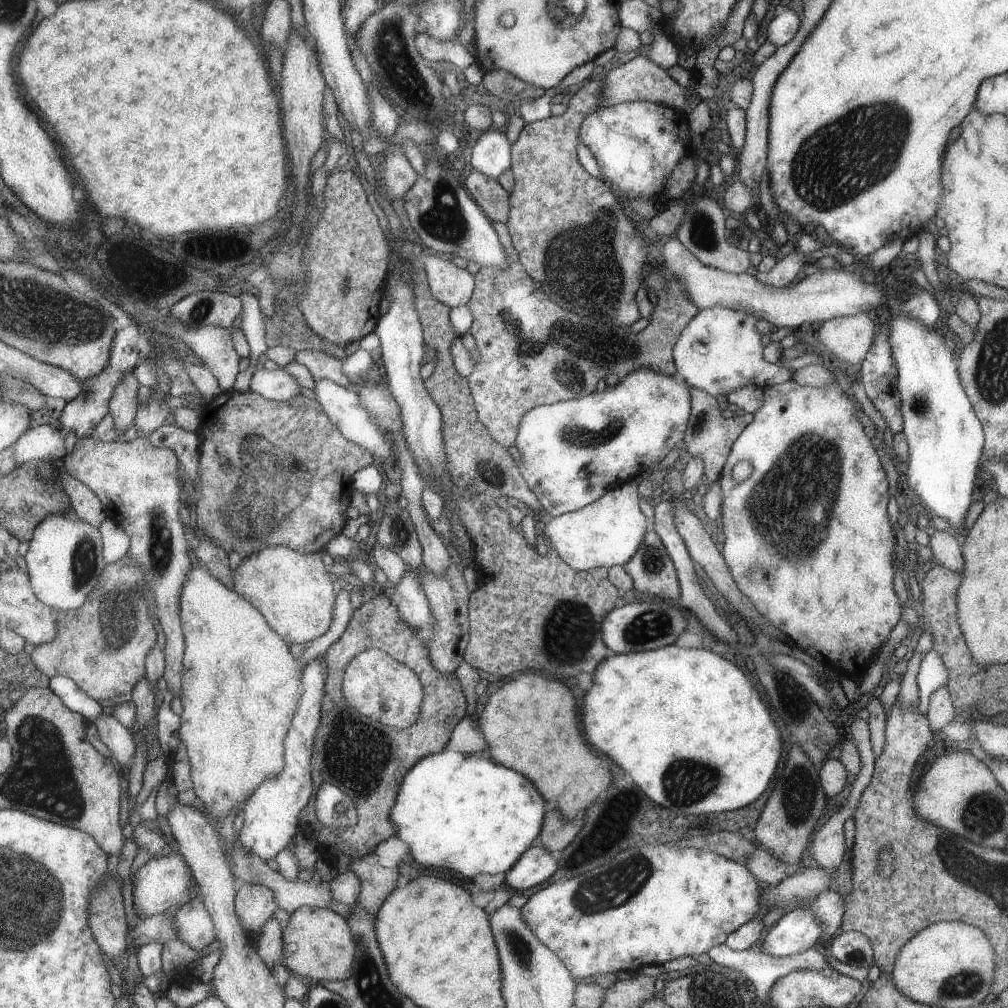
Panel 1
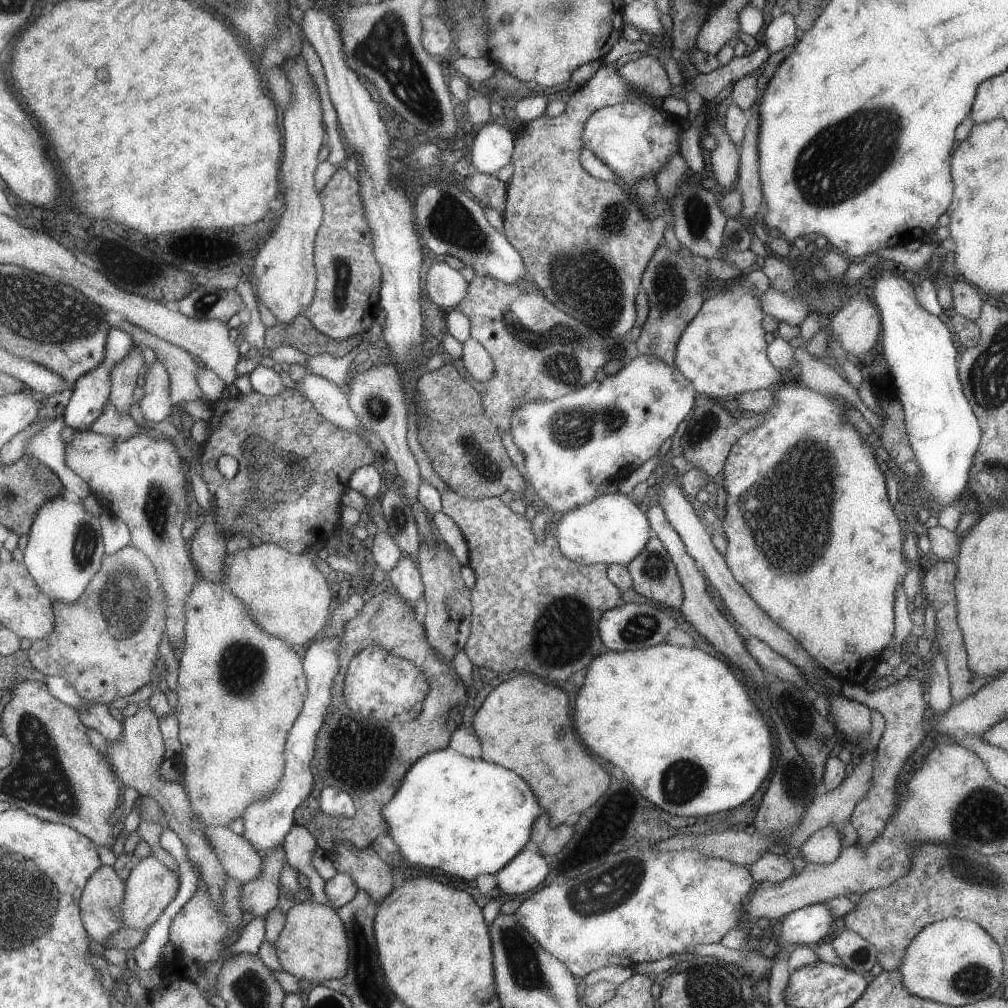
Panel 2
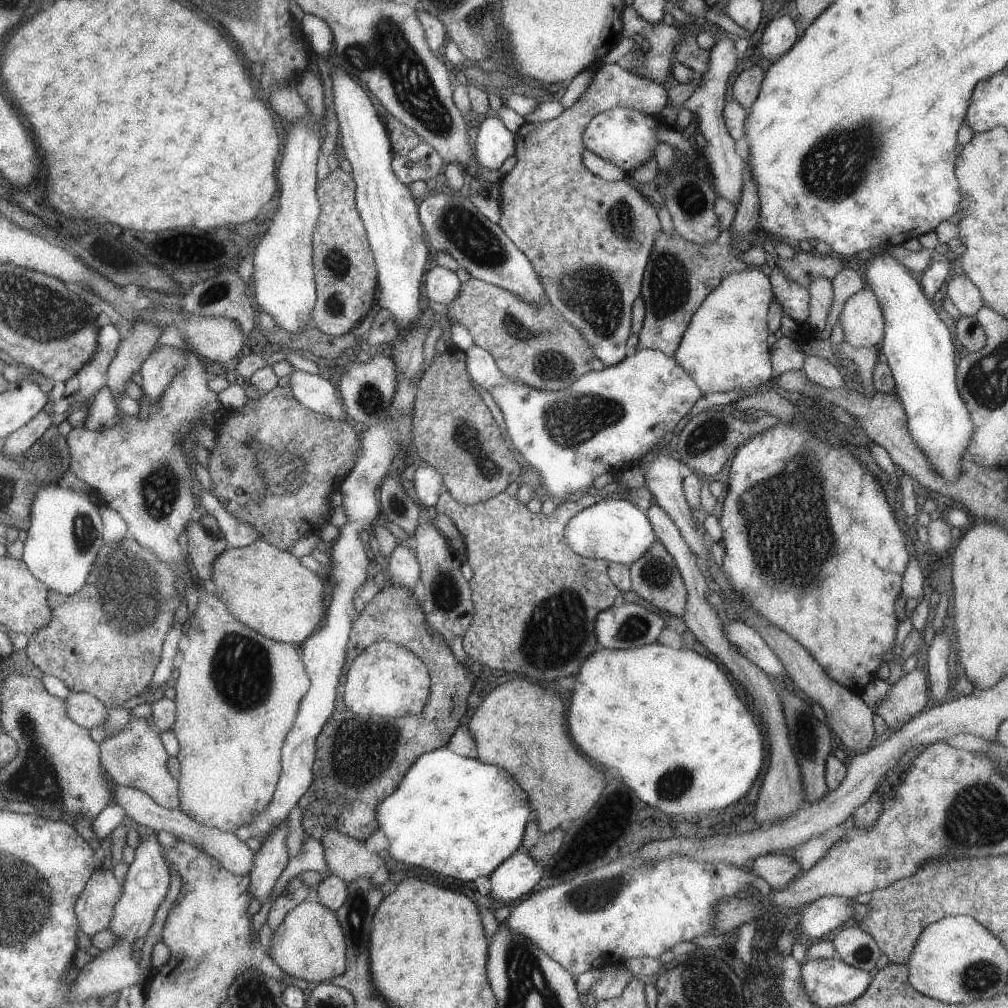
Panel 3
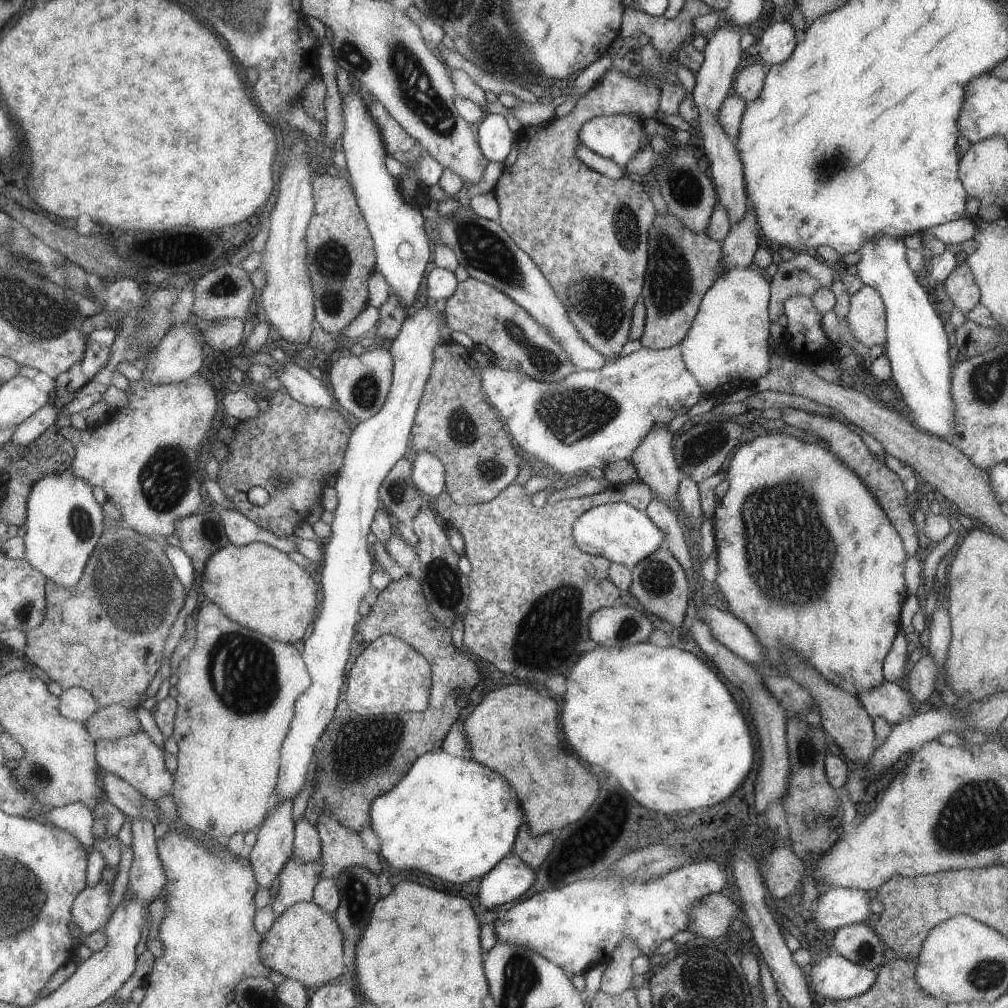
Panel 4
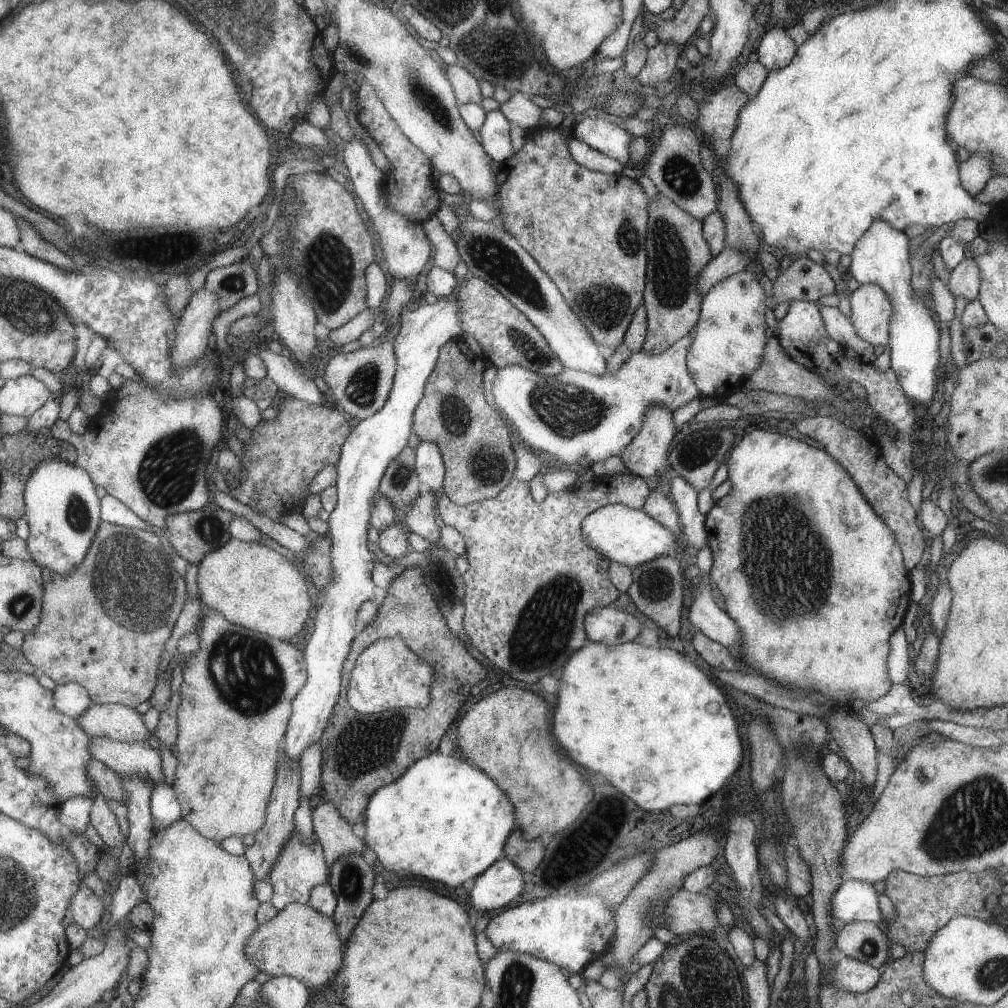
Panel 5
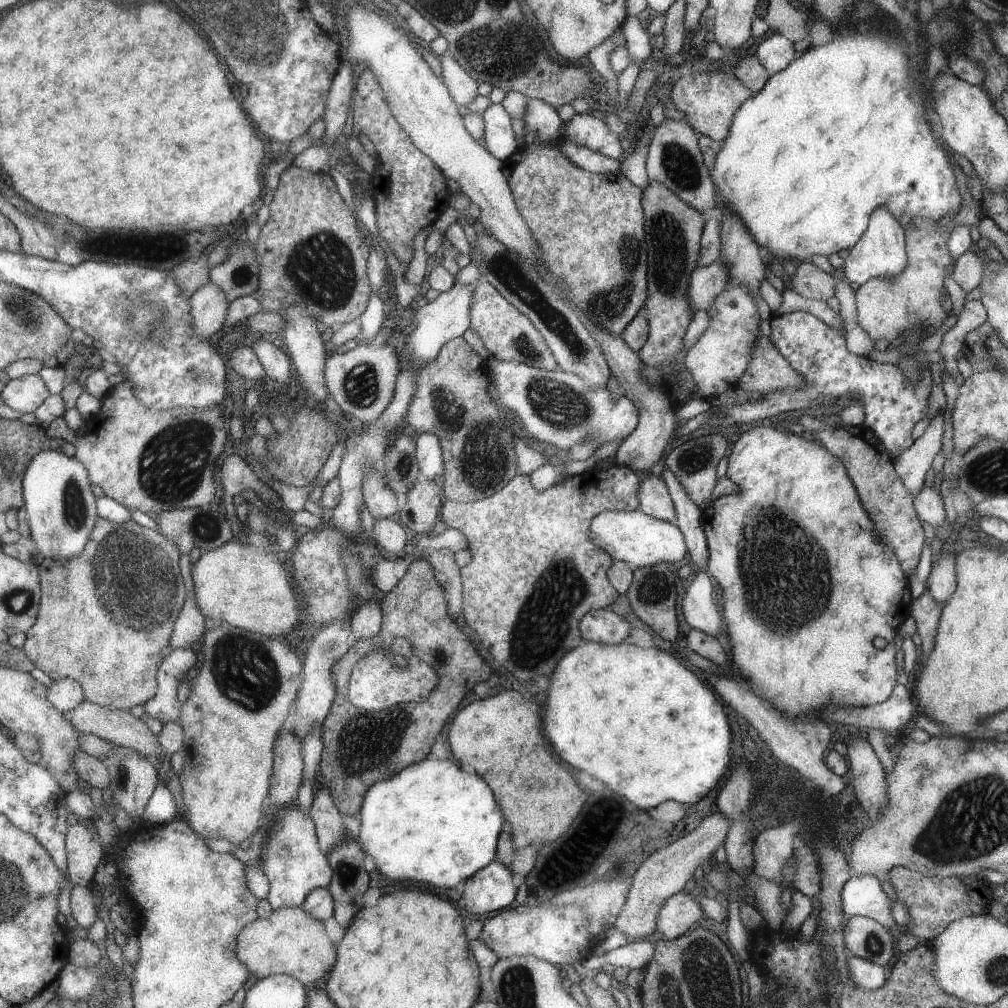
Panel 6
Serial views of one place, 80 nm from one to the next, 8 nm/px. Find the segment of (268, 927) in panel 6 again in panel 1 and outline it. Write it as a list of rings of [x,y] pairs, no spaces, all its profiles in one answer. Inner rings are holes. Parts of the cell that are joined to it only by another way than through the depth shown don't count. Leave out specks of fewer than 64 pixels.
[[[303,905],[296,908],[282,930],[280,960],[293,974],[309,977],[311,982],[347,978],[354,960],[354,941],[346,919],[327,907]]]

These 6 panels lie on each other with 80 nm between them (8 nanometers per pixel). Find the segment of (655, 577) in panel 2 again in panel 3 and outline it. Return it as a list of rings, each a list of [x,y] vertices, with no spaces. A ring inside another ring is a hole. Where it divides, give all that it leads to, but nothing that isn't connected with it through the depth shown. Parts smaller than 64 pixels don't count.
[[[656,540],[637,561],[628,566],[630,572],[631,589],[639,598],[658,608],[660,612],[671,614],[677,619],[682,618],[687,606],[686,585],[682,581],[677,563],[669,551]]]

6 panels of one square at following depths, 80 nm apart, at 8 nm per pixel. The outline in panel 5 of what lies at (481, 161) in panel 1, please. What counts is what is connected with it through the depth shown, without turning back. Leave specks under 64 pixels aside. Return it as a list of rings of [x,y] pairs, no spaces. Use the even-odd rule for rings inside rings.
[[[498,108],[485,113],[483,124],[479,127],[483,150],[495,161],[505,160],[511,156],[509,142],[509,122]]]

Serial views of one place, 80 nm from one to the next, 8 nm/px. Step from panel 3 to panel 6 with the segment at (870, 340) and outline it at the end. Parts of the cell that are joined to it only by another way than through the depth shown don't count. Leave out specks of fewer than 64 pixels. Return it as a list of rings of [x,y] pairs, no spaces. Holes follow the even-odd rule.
[[[915,217],[910,223],[910,226],[903,228],[907,262],[902,273],[891,278],[873,277],[854,292],[857,324],[866,330],[872,341],[885,339],[891,343],[900,331],[912,327],[934,331],[947,317],[941,300],[945,294],[945,277],[951,276],[955,262],[946,245],[950,233],[946,226],[939,226],[934,220]]]

